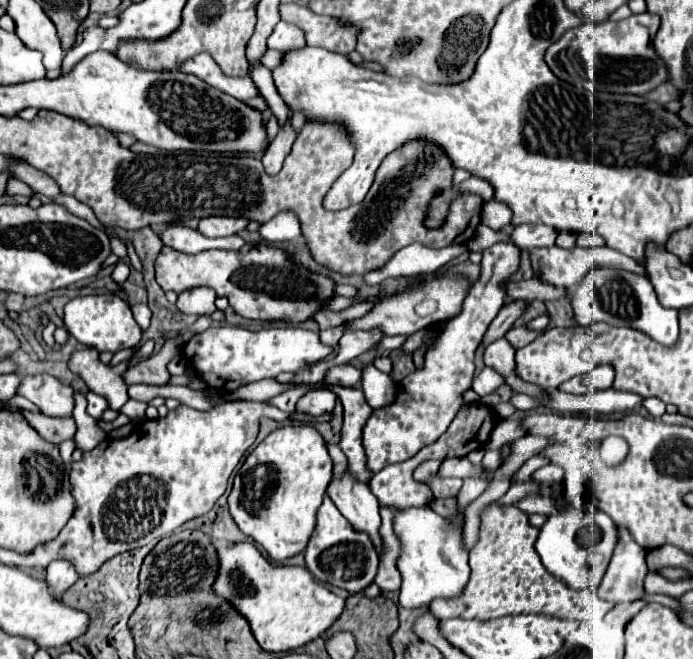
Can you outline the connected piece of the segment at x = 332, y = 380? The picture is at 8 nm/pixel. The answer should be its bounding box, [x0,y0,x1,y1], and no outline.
[324,364,362,386]

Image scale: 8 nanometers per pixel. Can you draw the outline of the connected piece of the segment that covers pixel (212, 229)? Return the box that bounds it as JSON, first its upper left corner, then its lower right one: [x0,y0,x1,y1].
[198,216,248,238]

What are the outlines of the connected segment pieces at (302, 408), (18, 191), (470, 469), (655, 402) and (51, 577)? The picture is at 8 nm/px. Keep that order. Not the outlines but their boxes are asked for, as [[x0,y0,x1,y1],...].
[[296,390,336,416],[7,177,34,197],[438,456,476,478],[644,398,666,418],[46,560,78,598]]

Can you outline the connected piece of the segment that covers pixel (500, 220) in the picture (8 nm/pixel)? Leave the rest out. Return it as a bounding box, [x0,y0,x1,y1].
[482,200,512,230]

